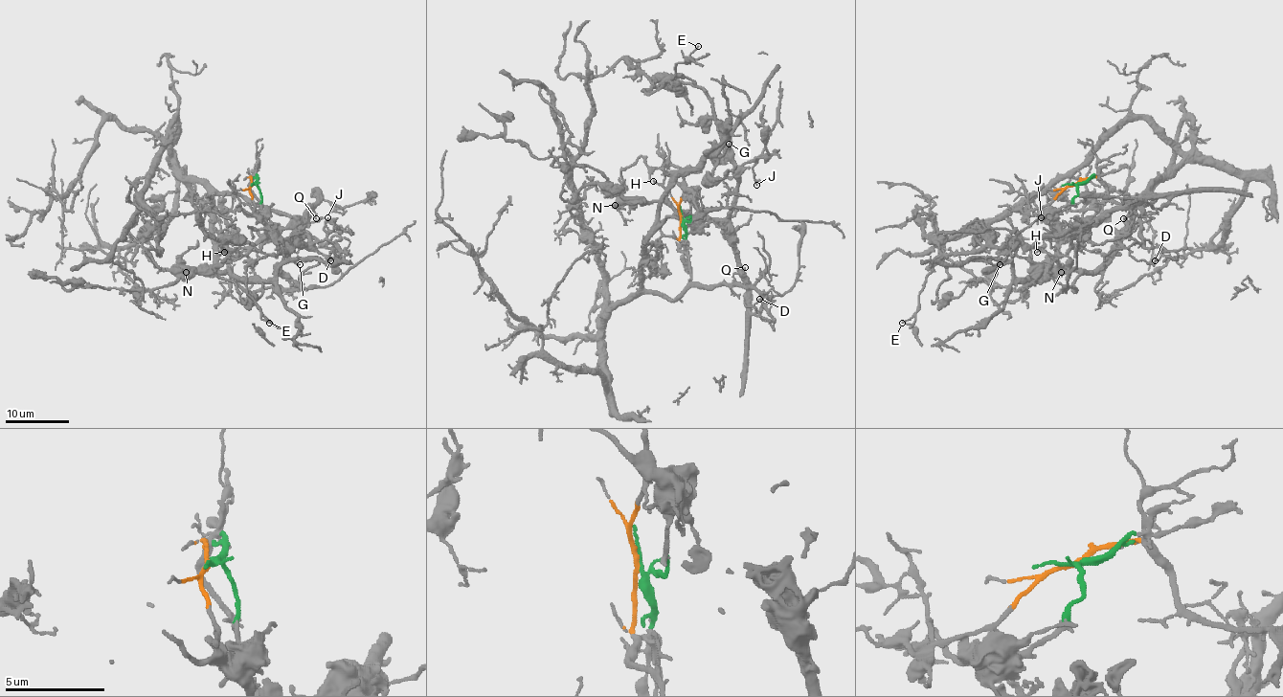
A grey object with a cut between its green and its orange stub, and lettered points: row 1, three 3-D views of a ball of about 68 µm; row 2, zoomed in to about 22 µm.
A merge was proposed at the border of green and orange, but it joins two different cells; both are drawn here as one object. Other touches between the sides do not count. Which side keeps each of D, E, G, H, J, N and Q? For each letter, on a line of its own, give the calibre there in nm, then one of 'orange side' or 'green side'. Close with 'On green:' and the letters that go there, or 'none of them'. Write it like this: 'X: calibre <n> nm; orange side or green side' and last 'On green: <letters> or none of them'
D: calibre 80 nm; orange side
E: calibre 100 nm; green side
G: calibre 140 nm; green side
H: calibre 130 nm; green side
J: calibre 170 nm; green side
N: calibre 200 nm; green side
Q: calibre 130 nm; green side
On green: E, G, H, J, N, Q

